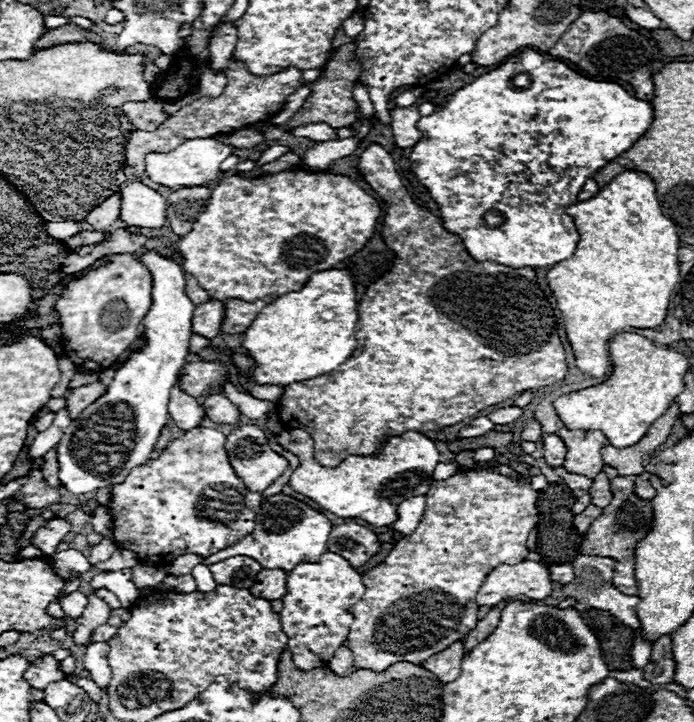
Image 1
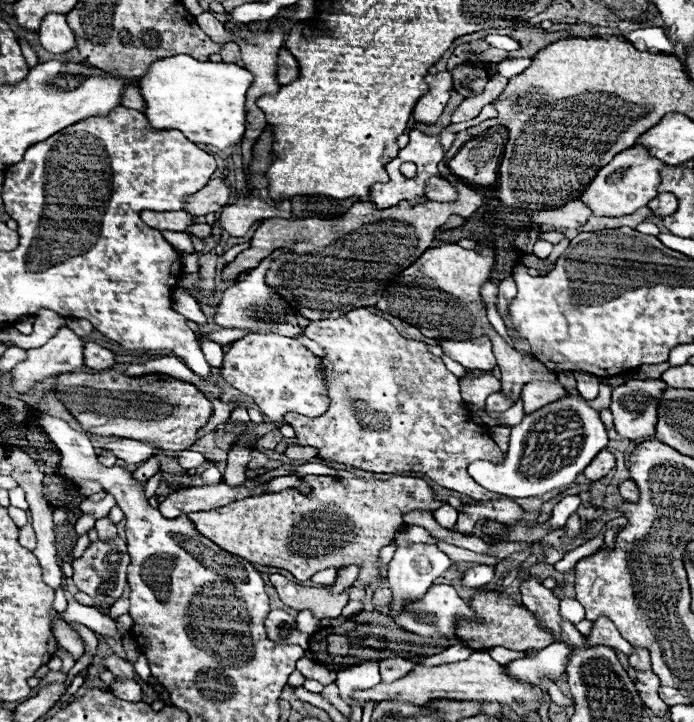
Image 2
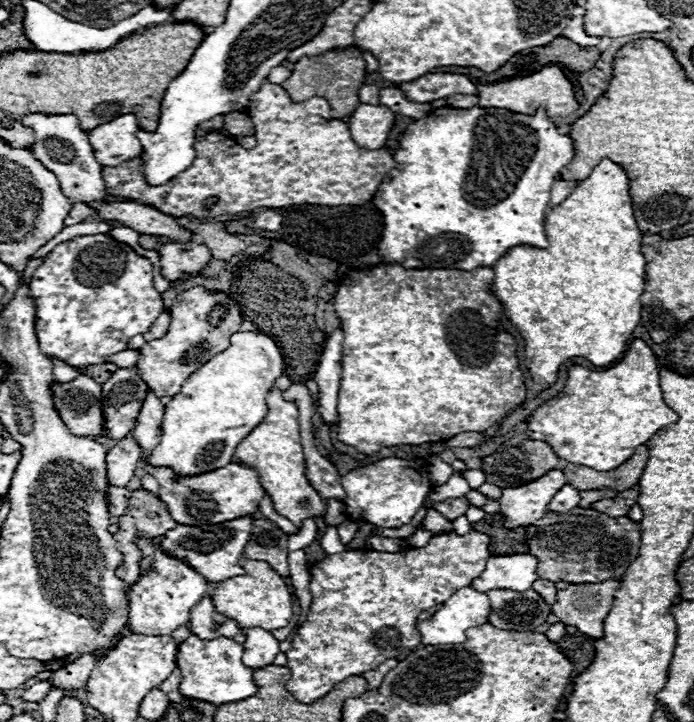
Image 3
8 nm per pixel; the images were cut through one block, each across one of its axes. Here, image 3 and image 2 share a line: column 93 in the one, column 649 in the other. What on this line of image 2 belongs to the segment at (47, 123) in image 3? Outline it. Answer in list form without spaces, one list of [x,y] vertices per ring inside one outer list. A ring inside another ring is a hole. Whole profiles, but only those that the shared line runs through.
[[[632,146],[624,152],[620,152],[612,162],[608,162],[604,168],[600,168],[600,172],[596,174],[596,178],[592,180],[592,184],[582,192],[580,200],[596,214],[596,216],[626,216],[636,212],[638,208],[646,206],[648,200],[652,200],[658,194],[658,184],[660,184],[660,172],[662,168],[666,168],[662,164],[662,160],[656,160],[654,156],[650,156],[648,148],[644,146]]]

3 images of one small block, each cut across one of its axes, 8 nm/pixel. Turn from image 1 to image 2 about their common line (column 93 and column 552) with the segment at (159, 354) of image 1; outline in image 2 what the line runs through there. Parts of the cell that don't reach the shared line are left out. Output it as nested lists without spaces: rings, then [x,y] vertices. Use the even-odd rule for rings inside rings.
[[[568,394],[566,398],[528,414],[518,426],[512,426],[510,448],[502,466],[486,466],[486,462],[478,460],[468,466],[468,472],[476,482],[488,482],[488,490],[496,494],[510,498],[542,496],[574,484],[576,476],[582,474],[592,458],[606,446],[608,436],[598,412],[582,398]]]

